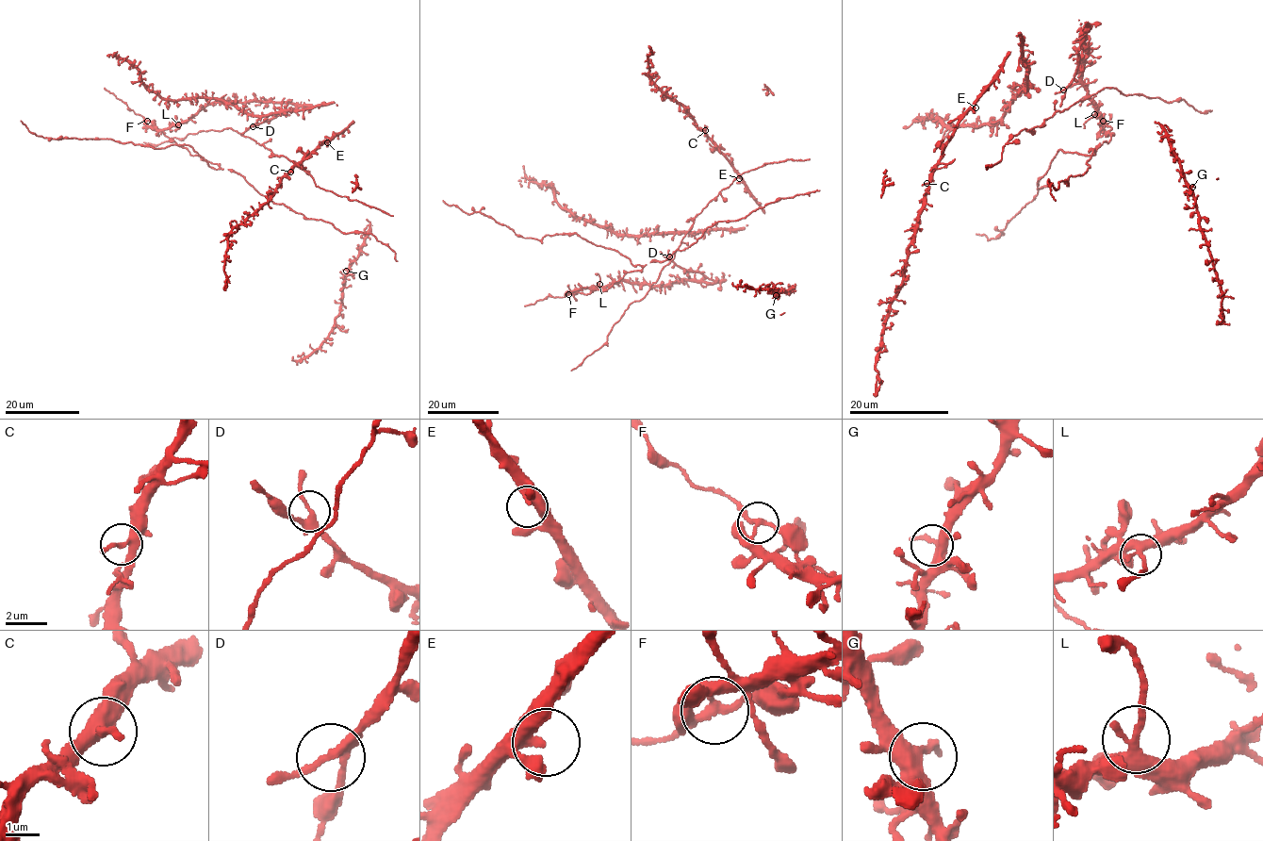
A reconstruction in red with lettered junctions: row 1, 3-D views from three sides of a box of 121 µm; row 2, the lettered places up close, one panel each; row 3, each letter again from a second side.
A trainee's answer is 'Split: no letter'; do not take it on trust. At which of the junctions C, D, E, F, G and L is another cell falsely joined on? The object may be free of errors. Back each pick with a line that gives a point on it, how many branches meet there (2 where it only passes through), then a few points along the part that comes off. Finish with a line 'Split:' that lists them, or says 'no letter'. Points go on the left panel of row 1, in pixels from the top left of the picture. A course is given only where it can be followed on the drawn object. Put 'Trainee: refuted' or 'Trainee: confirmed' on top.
Trainee: confirmed
Split: no letter

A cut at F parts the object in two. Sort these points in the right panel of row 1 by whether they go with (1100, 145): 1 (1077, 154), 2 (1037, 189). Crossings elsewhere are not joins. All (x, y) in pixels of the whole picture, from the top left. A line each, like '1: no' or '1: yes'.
1: yes
2: yes

